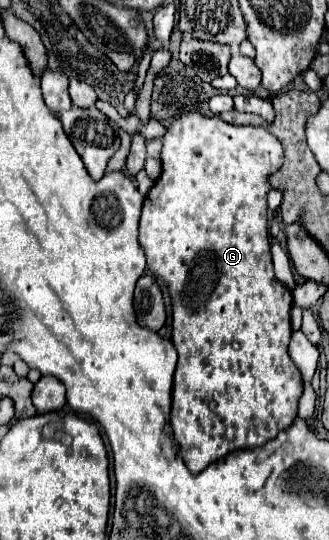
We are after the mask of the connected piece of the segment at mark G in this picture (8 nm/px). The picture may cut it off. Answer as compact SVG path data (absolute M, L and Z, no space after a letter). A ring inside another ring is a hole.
M188 112L180 118L174 118L162 138L162 174L150 188L144 198L142 218L140 218L140 244L146 250L146 260L150 272L168 284L172 296L172 342L178 350L178 368L174 376L174 394L172 394L172 414L170 424L174 430L174 438L182 448L182 458L192 472L202 472L208 464L216 462L218 458L242 450L242 448L256 448L266 444L268 440L276 438L276 434L288 428L298 412L298 400L302 396L302 376L300 370L292 364L288 356L288 342L292 336L290 328L290 308L292 296L290 290L284 288L272 268L270 258L270 238L268 238L268 222L266 222L266 196L270 192L268 178L272 172L280 168L284 162L284 152L280 140L272 136L262 126L230 126L218 116L206 116L200 112Z

